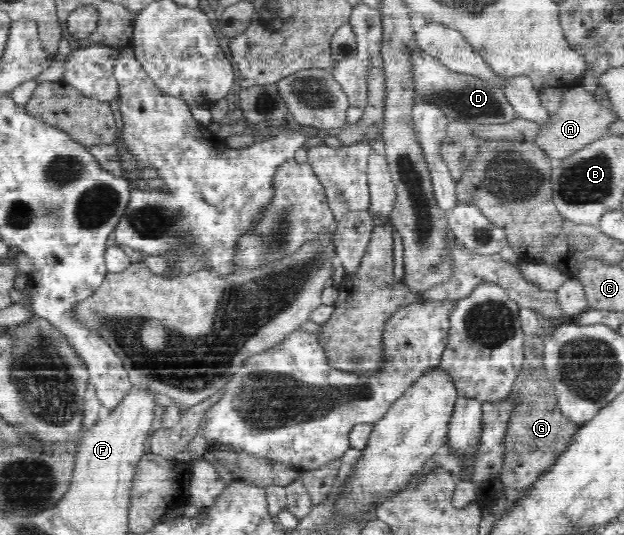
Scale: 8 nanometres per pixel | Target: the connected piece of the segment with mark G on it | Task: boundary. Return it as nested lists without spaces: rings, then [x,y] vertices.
[[[541,333],[527,336],[524,342],[524,363],[515,377],[513,390],[523,394],[524,402],[517,414],[509,422],[509,430],[505,436],[505,464],[501,470],[501,478],[505,481],[507,511],[513,513],[537,488],[541,477],[557,464],[558,458],[568,449],[570,440],[580,429],[580,425],[571,422],[559,409],[555,389],[549,382],[544,367],[544,344]]]

